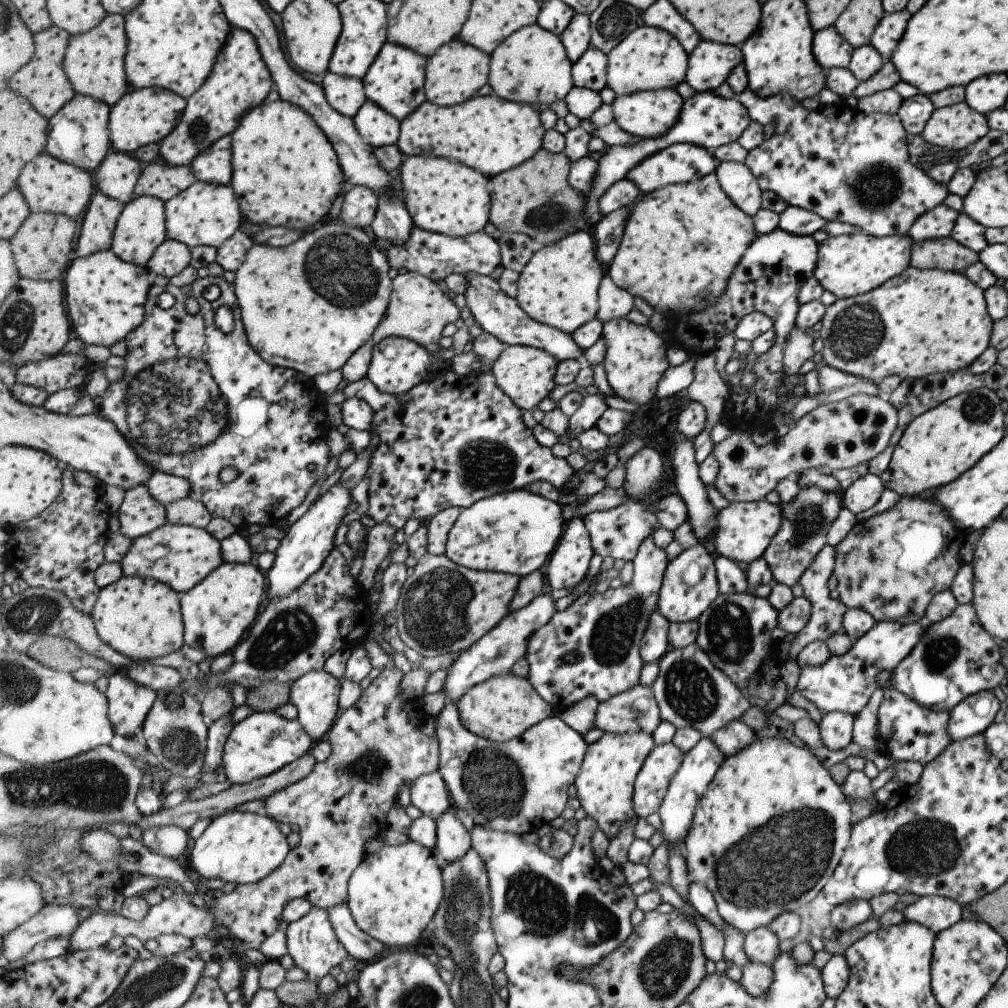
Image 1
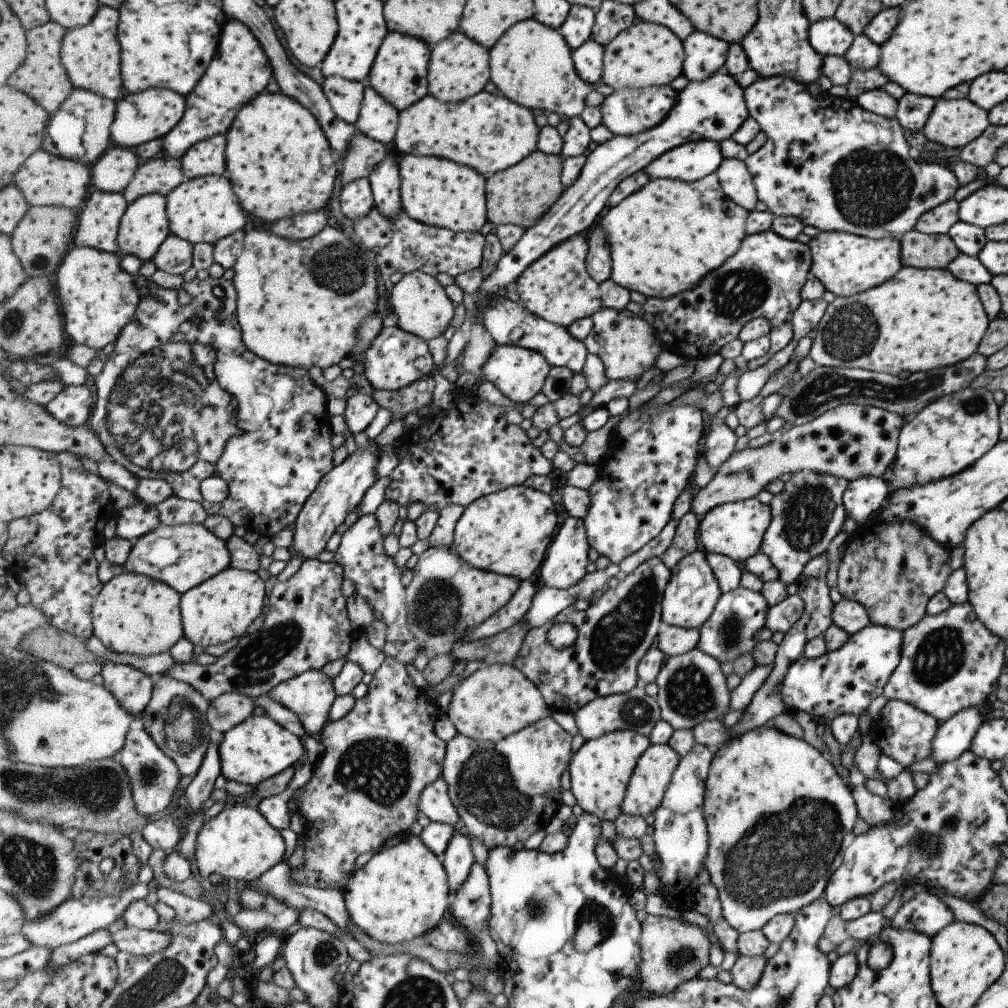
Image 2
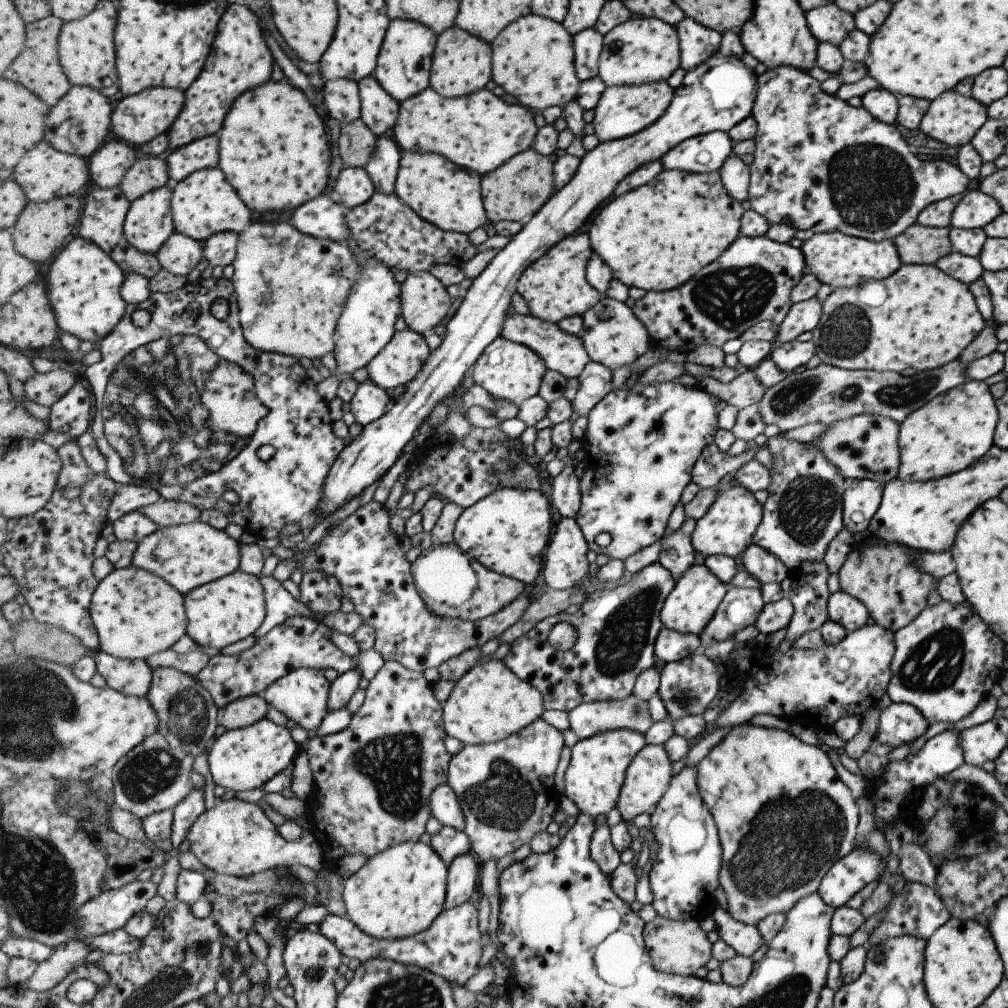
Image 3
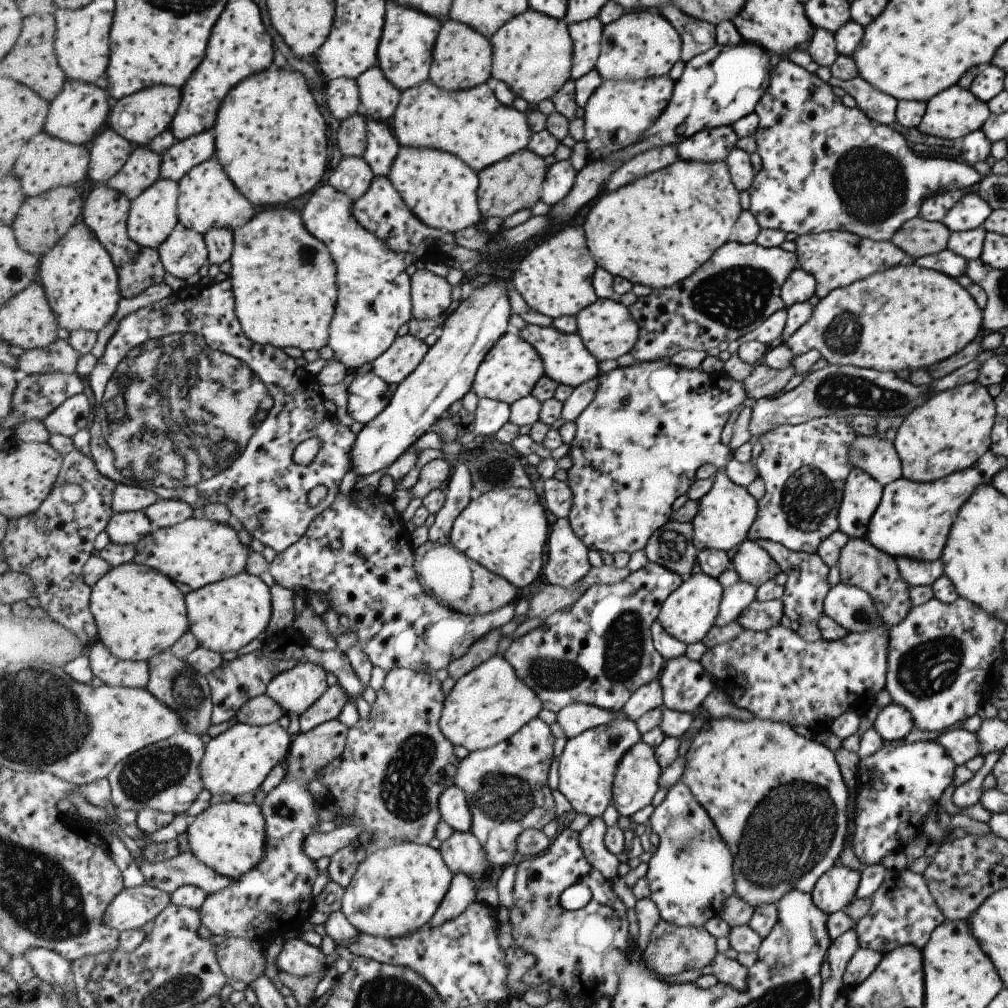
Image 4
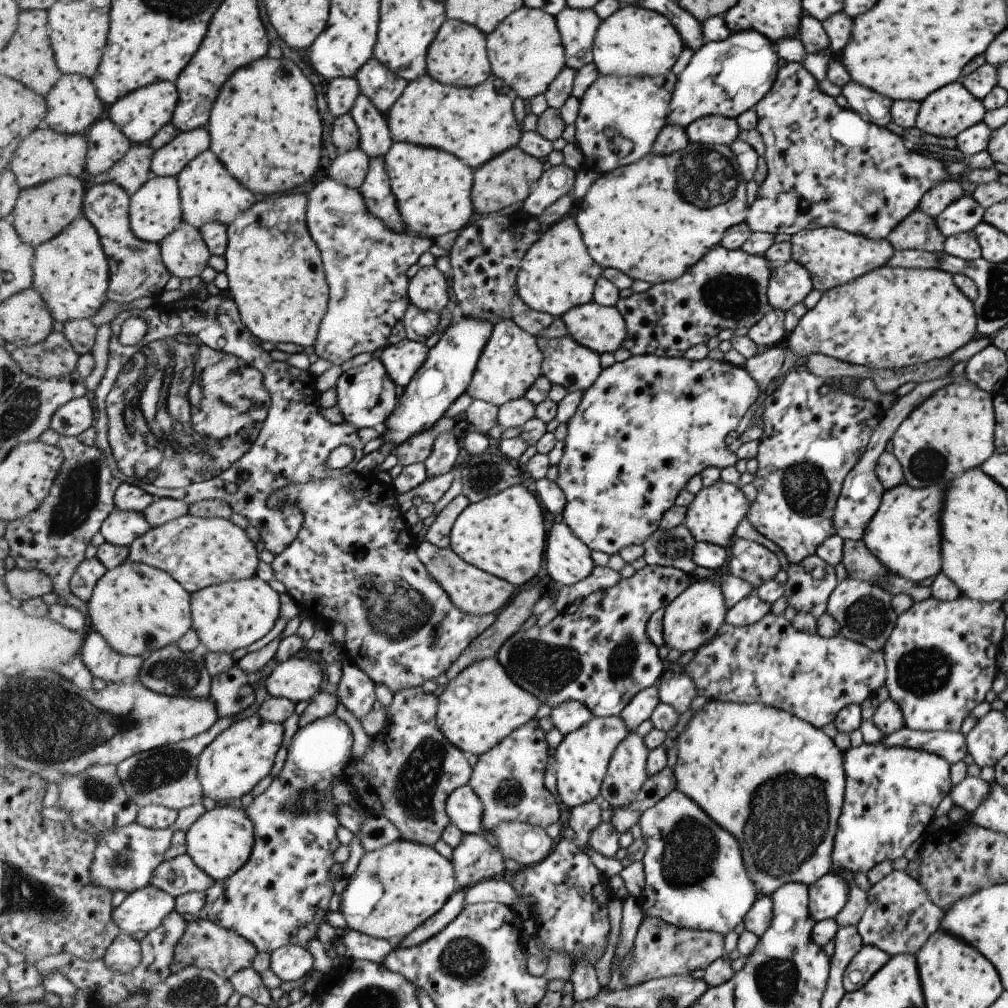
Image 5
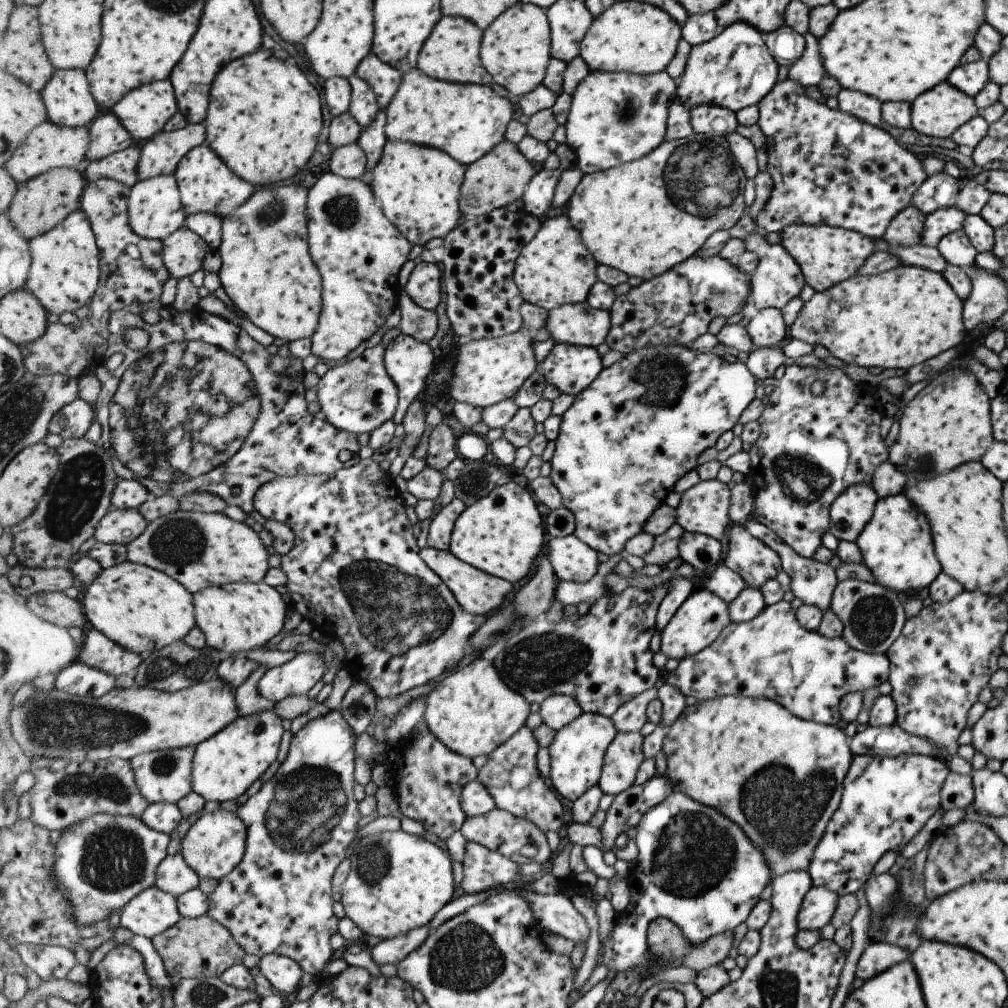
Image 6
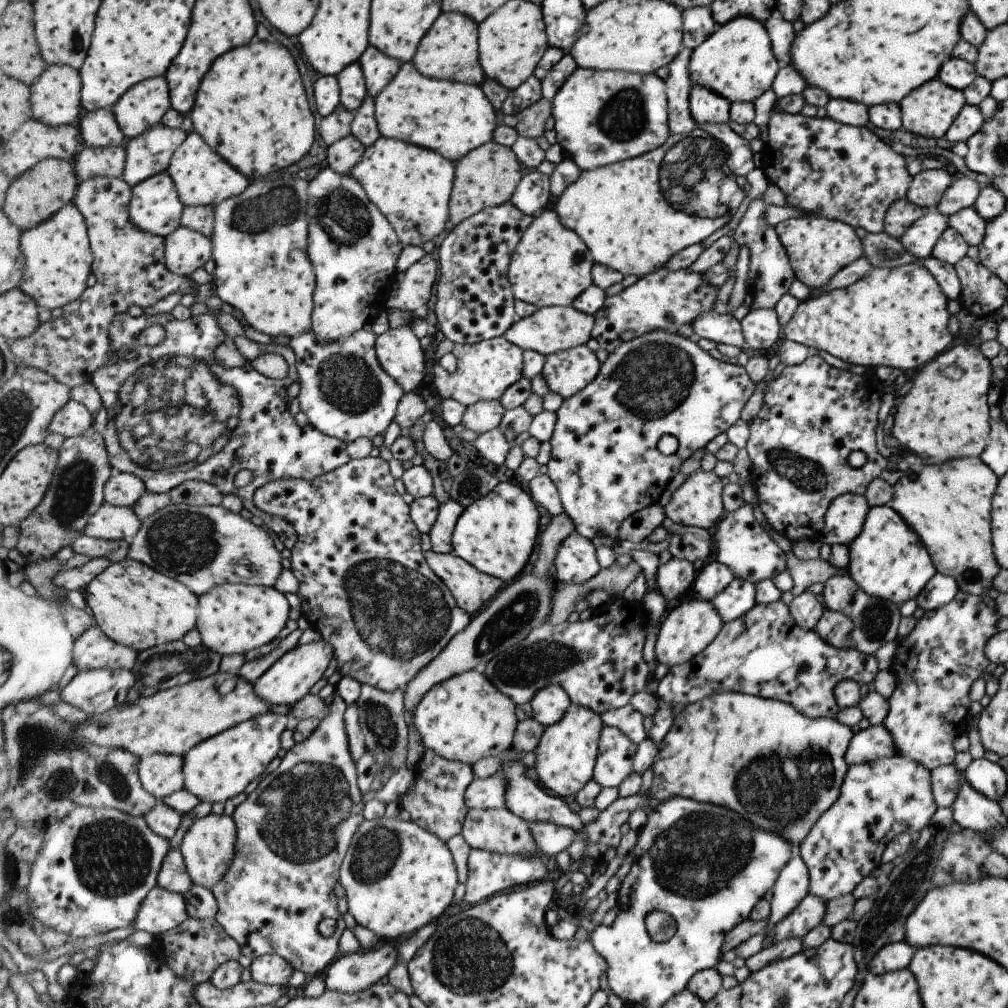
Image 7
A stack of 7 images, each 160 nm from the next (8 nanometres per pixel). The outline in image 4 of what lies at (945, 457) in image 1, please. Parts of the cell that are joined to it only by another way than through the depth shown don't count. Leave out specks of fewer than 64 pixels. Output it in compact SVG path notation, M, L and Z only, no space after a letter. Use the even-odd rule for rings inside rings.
M976 380L934 394L923 405L904 416L892 440L900 460L901 477L910 481L930 483L973 466L989 448L994 416L993 399L987 393L986 387L981 386Z

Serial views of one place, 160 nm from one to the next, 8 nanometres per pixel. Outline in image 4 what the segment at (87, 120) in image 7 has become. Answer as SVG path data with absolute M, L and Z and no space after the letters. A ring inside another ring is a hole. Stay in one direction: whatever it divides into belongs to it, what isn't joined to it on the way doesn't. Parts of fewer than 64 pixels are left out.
M107 126L91 142L91 179L107 184L130 160L135 144Z

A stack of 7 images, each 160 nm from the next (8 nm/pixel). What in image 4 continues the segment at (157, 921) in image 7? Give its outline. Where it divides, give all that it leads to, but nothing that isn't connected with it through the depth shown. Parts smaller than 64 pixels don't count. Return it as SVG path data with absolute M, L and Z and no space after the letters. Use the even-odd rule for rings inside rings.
M145 883L129 887L111 901L104 922L120 932L140 929L149 920L155 920L171 902L171 895L160 888Z

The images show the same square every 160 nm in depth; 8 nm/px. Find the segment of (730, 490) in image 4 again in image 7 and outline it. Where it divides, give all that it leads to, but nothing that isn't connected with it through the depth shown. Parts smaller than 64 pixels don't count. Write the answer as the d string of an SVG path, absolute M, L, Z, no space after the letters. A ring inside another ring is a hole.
M701 469L693 472L689 478L675 491L672 500L665 506L666 515L680 525L701 527L713 531L723 519L723 493L725 484L721 477L713 471Z

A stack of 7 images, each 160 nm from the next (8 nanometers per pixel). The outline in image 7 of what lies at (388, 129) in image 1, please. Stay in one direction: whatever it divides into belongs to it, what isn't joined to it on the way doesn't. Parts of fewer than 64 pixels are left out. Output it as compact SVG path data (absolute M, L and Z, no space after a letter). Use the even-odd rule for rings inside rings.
M371 44L358 62L364 72L369 94L375 98L385 90L402 67L400 60L387 56Z

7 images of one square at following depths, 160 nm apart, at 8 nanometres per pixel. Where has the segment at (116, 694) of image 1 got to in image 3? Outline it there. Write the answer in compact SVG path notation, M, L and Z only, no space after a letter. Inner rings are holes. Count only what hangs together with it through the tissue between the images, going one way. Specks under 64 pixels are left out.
M98 650L95 655L98 673L105 678L107 686L128 697L147 699L154 684L154 670L146 660L127 660Z

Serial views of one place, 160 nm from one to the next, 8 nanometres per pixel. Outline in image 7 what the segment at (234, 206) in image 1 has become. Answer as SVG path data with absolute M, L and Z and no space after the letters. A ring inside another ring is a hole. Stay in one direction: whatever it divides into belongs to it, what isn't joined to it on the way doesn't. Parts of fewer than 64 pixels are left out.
M193 131L174 154L167 172L174 178L178 193L187 207L221 205L229 197L237 197L252 183L242 171L226 161L201 135Z

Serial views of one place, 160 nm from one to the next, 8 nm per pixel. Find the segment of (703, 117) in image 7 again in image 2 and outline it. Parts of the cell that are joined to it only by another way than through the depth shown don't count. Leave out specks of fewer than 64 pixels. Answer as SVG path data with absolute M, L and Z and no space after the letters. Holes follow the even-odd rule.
M689 141L654 160L644 172L651 180L679 179L692 183L717 173L724 160L717 141Z

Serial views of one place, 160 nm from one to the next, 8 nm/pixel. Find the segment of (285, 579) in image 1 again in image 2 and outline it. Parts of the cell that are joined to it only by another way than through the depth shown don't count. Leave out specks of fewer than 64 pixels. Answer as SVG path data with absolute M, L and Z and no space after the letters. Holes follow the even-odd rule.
M375 444L370 449L355 450L352 455L336 466L329 474L326 474L319 483L317 490L309 497L309 500L299 513L294 524L292 548L294 555L302 560L313 561L321 552L327 548L331 536L335 532L343 531L342 522L347 520L347 516L355 510L367 490L375 484L375 468L377 468L377 458L379 446Z

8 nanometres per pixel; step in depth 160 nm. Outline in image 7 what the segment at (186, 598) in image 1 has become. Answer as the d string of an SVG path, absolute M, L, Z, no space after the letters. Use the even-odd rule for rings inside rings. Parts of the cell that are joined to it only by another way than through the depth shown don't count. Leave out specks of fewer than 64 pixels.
M227 583L215 587L210 593L200 596L200 608L196 627L207 648L227 656L245 654L271 640L278 639L281 630L289 622L289 600L275 587Z

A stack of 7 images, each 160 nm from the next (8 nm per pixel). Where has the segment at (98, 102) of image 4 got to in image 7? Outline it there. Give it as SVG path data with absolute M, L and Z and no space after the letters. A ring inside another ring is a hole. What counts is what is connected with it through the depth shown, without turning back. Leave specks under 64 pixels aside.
M49 65L42 78L39 78L39 81L31 87L33 118L53 127L78 124L85 113L82 87L80 70L68 65Z

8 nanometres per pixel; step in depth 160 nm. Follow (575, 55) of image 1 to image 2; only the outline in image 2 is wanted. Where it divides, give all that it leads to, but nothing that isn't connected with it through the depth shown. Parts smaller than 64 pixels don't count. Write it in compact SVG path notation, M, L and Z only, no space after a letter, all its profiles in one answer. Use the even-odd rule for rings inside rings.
M572 5L570 16L560 30L572 50L581 48L589 39L596 23L596 10L585 5Z

